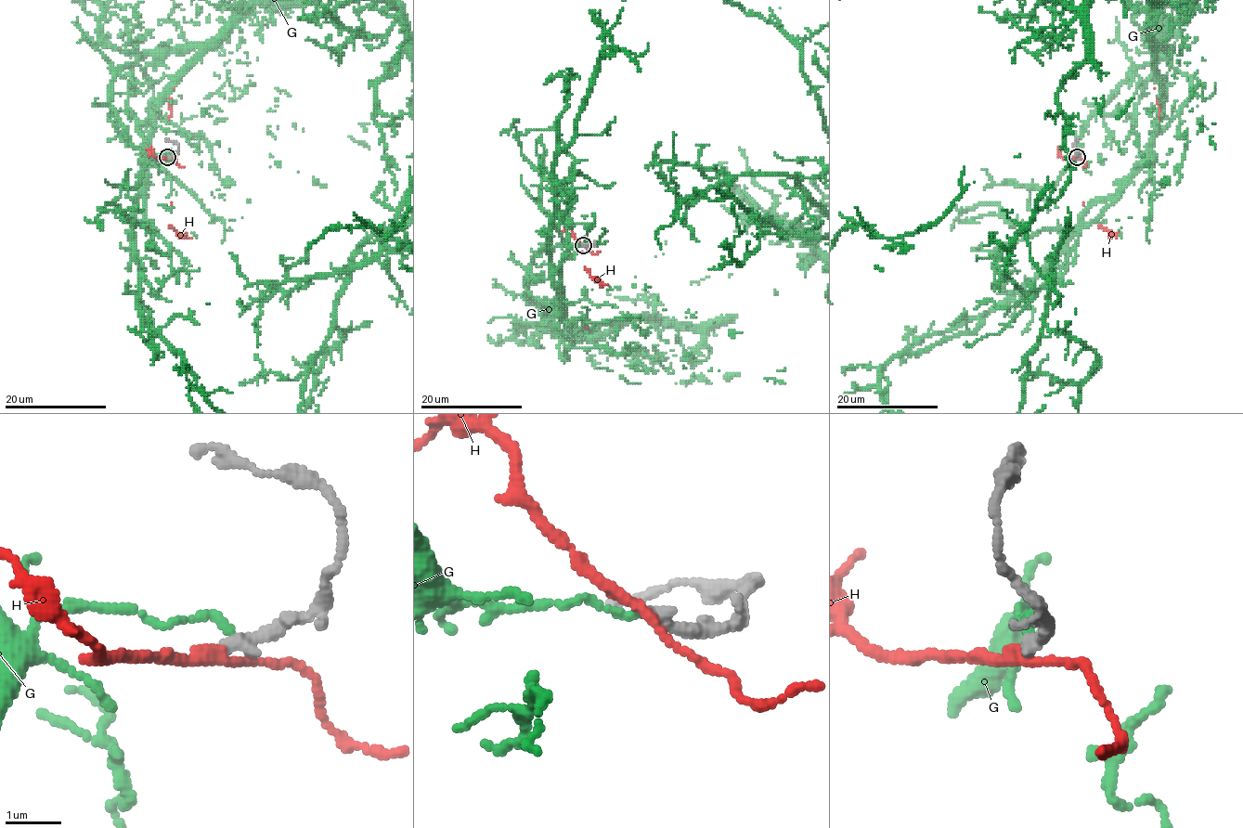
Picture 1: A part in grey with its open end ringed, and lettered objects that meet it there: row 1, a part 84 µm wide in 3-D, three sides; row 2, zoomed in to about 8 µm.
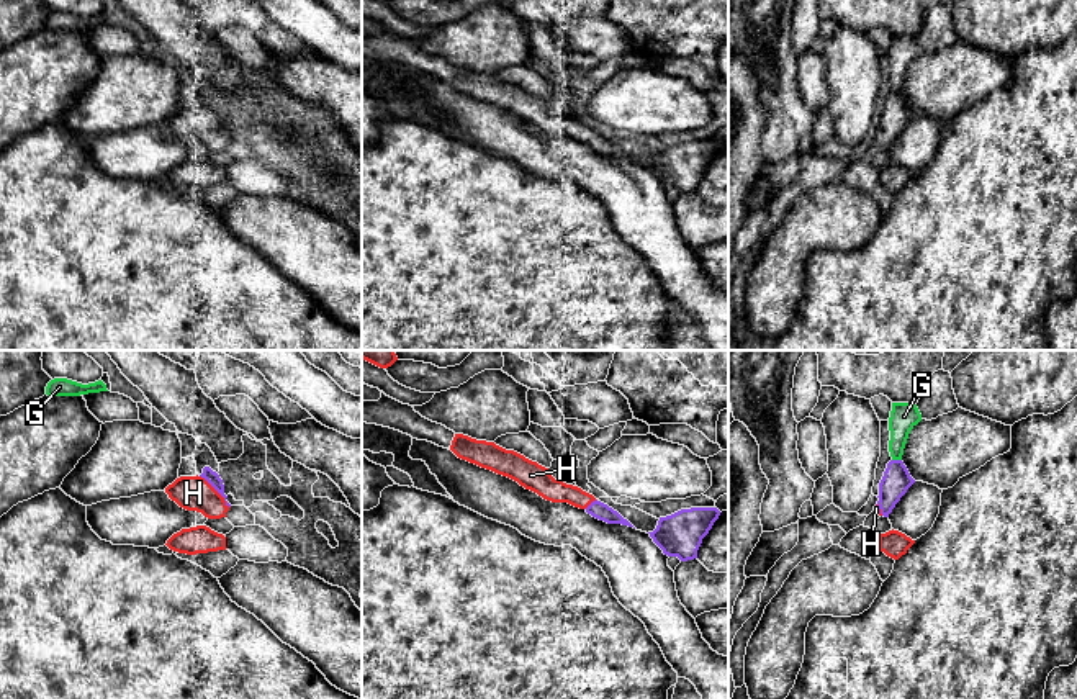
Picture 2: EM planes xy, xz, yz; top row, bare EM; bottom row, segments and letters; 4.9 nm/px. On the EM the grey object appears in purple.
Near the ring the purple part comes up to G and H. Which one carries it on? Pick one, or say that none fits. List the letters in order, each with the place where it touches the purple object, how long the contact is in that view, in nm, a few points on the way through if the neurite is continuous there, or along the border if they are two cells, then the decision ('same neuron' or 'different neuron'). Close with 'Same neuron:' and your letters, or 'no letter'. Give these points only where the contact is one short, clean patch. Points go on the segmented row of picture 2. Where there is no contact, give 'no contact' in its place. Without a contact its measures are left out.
G: yz (897, 460) | 50 nm | along yz (892, 459), (901, 460) | different neuron
H: xy (216, 490) | 220 nm | same neuron
Same neuron: H

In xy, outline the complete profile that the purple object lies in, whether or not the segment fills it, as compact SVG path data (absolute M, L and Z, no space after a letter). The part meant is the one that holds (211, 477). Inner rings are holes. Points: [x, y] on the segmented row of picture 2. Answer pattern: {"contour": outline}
{"contour": "M210 467L198 476L180 476L165 488L172 501L187 511L201 512L208 519L226 517L231 504L226 501L223 480Z"}

